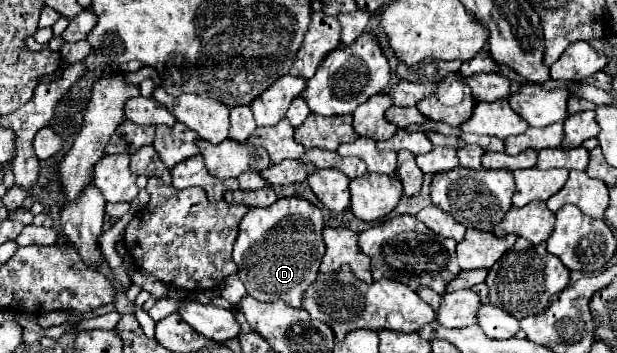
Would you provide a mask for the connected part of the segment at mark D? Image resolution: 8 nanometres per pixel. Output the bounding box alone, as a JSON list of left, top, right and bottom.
[233,198,325,308]

